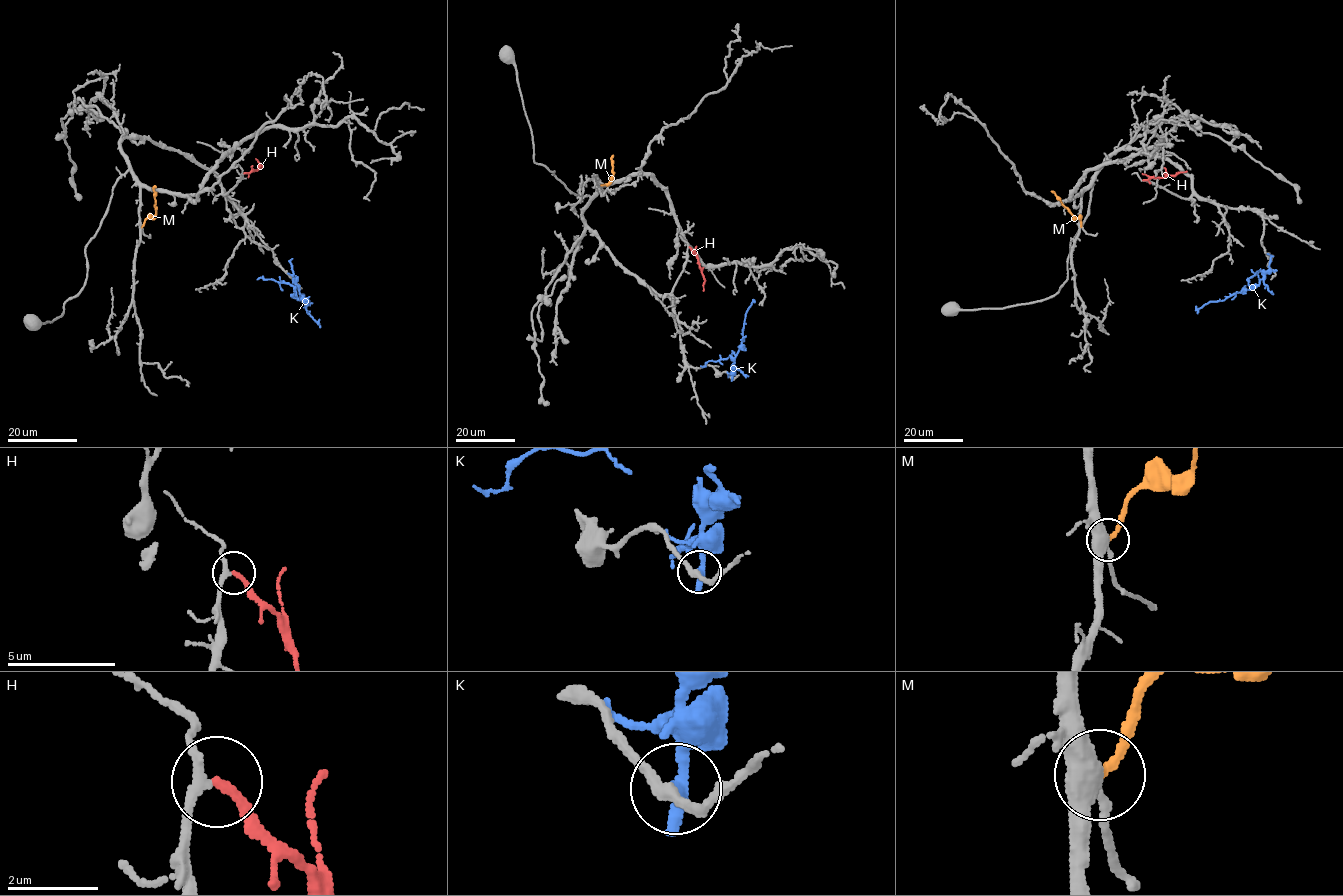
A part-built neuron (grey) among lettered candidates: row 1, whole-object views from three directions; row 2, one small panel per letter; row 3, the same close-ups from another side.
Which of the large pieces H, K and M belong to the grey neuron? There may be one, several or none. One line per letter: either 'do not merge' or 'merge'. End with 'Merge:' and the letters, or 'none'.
H: merge
K: do not merge
M: do not merge
Merge: H

